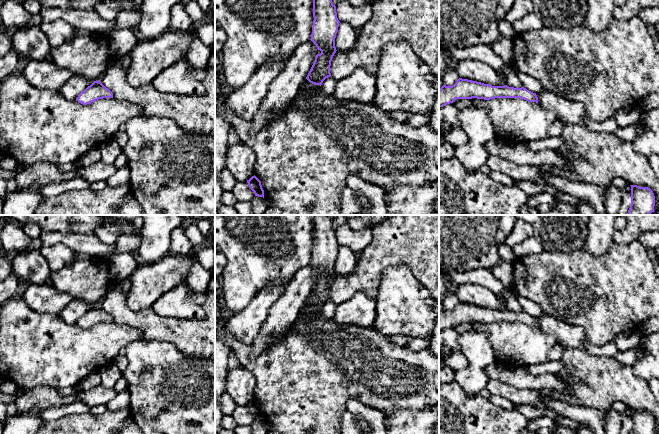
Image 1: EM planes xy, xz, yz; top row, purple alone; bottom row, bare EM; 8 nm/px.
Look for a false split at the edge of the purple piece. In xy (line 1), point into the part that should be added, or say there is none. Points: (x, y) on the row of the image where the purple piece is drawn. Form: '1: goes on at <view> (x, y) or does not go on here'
1: does not go on here

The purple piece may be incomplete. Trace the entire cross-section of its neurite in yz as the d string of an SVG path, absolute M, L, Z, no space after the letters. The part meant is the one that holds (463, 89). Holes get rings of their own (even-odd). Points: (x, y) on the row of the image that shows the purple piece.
M459 78L452 86L443 85L439 90L439 107L453 103L455 99L521 98L538 103L536 93L524 87L514 88L507 85L492 86L477 81Z

